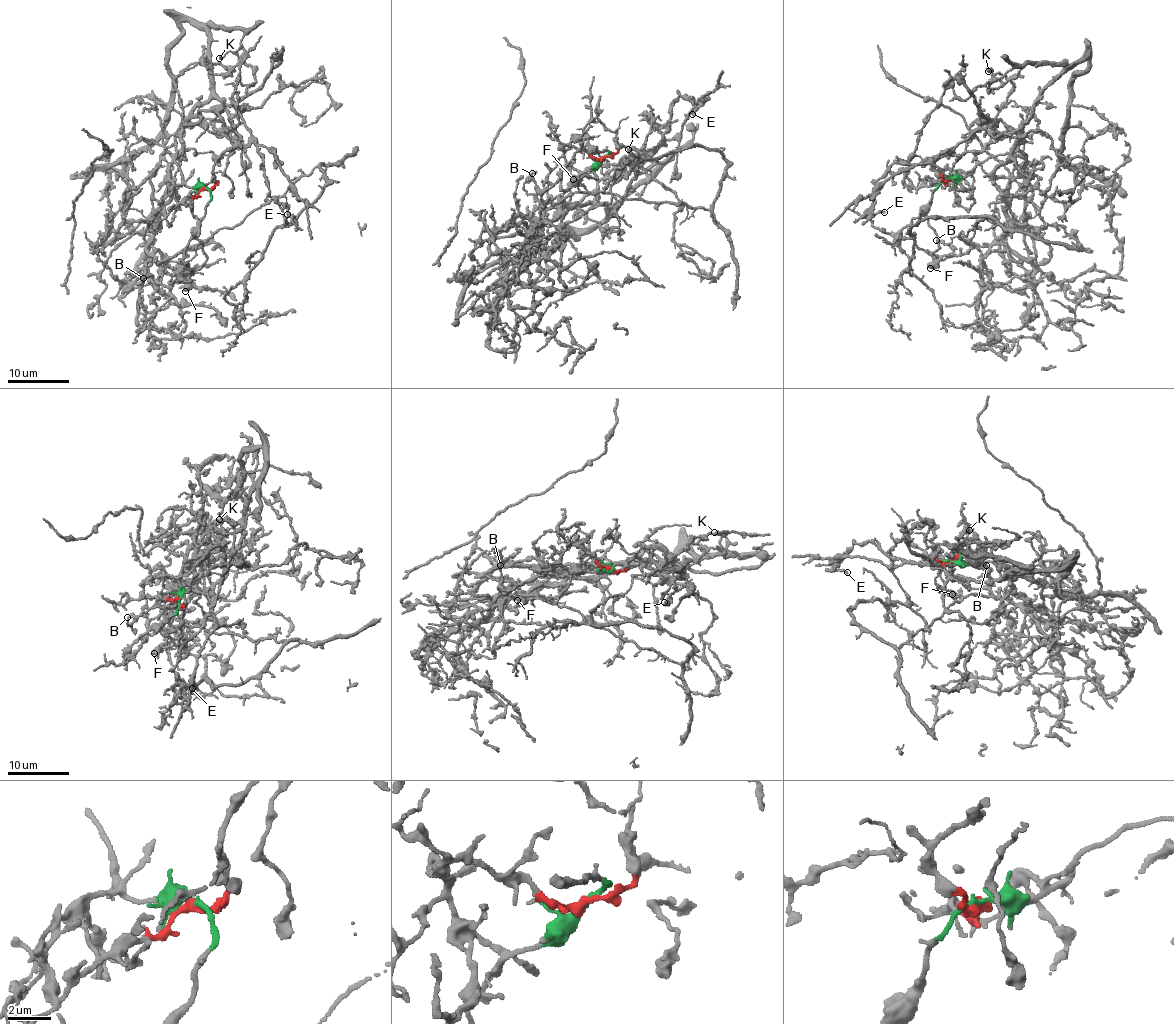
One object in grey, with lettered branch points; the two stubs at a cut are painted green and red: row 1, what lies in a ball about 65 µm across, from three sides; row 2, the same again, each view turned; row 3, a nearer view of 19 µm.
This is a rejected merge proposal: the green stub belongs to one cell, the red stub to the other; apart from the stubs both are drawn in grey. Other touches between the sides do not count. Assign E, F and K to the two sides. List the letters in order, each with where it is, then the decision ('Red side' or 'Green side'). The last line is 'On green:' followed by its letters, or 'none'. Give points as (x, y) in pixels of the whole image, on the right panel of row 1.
E: Place: (884, 212). Red side
F: Place: (930, 268). Green side
K: Place: (988, 71). Red side
On green: F

